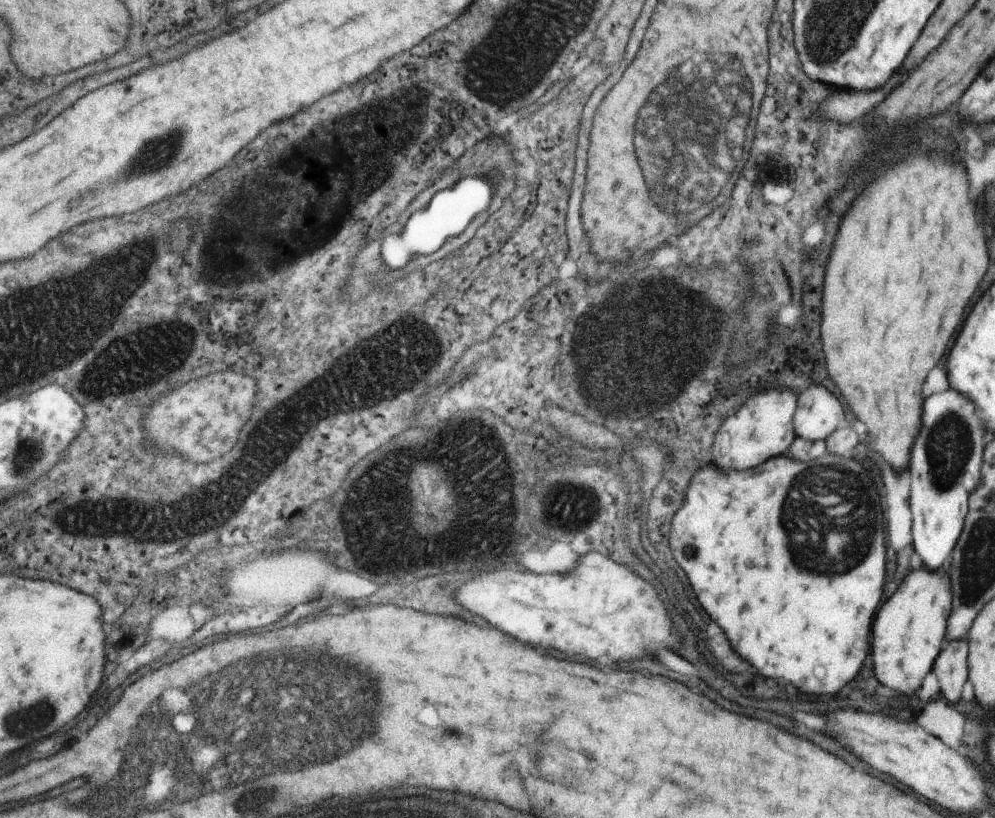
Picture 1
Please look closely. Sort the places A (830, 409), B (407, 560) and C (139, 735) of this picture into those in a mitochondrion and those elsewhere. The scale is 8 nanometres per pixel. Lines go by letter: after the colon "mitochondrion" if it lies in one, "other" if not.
A: other
B: other
C: mitochondrion

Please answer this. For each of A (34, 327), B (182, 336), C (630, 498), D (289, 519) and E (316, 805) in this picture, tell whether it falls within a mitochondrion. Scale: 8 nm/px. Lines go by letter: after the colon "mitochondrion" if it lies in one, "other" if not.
A: mitochondrion
B: mitochondrion
C: other
D: other
E: mitochondrion

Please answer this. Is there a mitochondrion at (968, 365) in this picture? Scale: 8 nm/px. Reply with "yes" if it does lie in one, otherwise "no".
no

